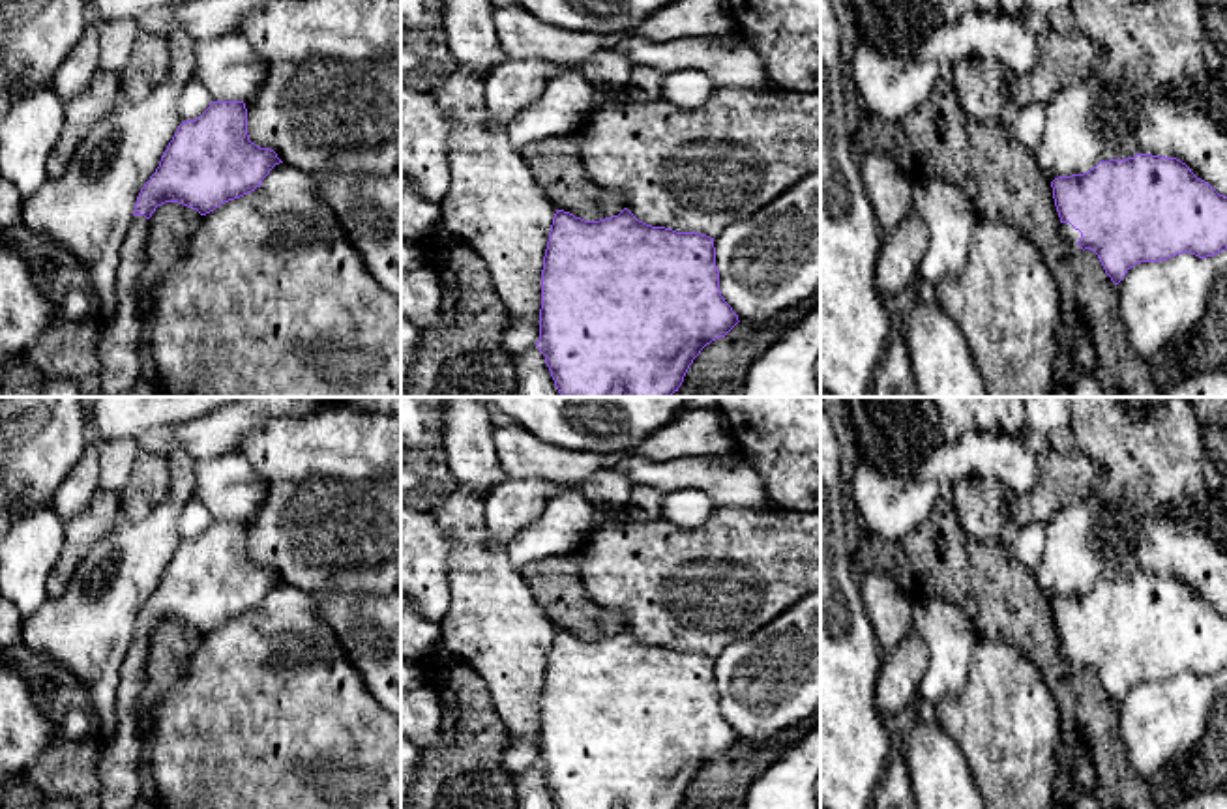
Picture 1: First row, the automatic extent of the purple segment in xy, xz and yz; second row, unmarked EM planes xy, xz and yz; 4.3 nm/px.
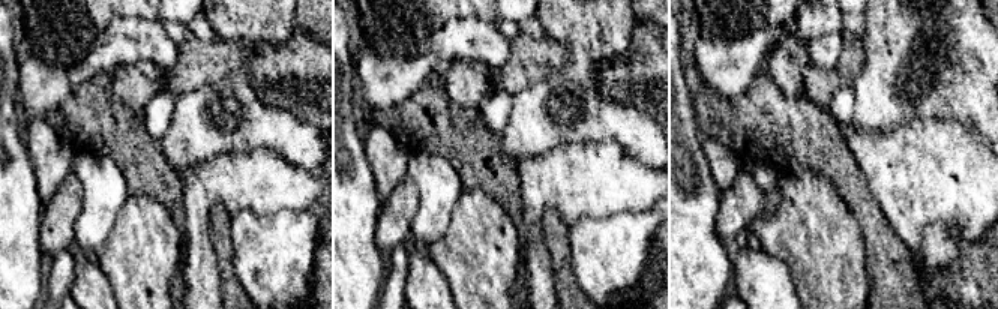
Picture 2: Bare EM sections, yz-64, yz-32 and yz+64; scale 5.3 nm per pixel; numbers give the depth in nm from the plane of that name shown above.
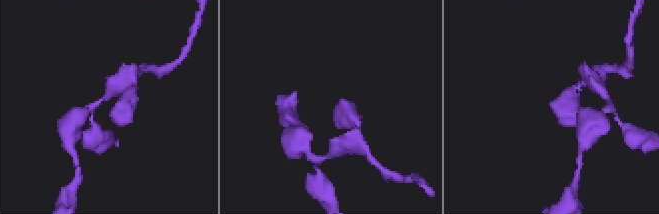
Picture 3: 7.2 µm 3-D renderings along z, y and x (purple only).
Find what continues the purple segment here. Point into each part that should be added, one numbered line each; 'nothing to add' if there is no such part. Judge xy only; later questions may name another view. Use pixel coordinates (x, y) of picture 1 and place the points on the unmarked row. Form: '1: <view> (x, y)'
1: xy (118, 763)

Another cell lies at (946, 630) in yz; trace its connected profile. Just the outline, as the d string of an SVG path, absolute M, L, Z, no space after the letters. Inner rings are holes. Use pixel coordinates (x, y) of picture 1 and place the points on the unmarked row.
M937 597L912 603L912 627L929 650L929 667L918 699L937 708L965 687L974 644L982 631L968 618L965 605L952 605Z

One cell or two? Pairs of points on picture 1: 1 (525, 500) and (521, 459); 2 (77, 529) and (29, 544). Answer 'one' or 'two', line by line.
1: two
2: two

